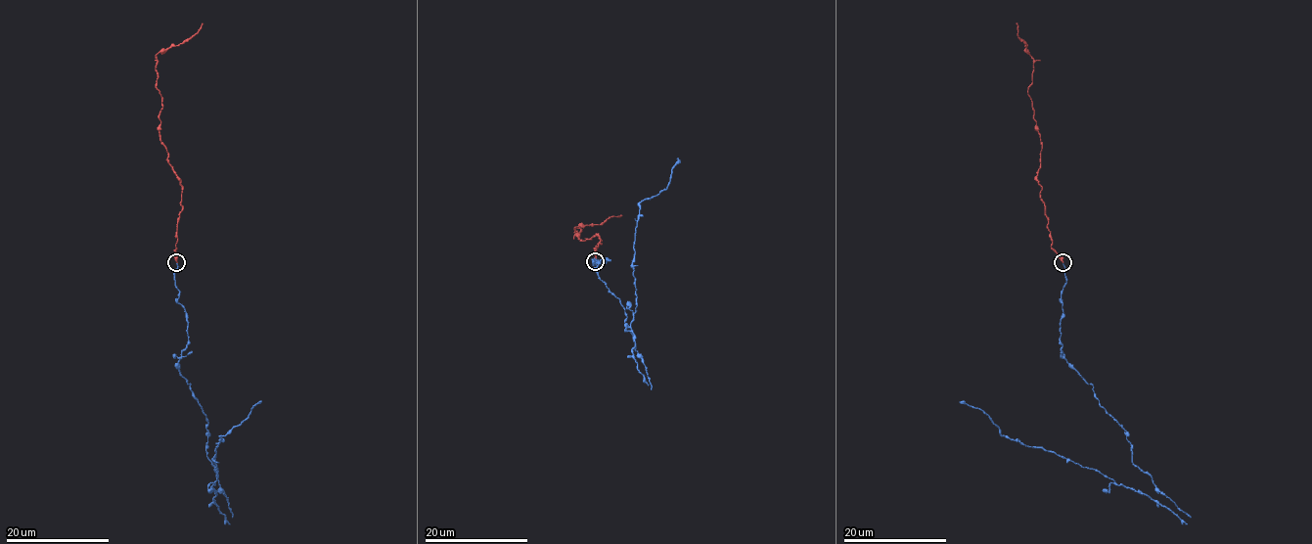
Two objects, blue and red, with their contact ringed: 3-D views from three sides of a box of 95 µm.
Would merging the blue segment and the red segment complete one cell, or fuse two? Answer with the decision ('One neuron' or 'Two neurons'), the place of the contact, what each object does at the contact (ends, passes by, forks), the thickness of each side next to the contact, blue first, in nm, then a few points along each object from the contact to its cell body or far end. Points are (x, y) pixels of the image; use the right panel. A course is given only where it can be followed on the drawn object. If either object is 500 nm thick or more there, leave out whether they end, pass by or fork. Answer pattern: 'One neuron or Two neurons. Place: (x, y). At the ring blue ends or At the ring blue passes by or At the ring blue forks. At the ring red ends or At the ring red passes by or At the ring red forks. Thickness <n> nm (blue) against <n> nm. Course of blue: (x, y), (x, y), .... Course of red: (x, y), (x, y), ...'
One neuron. Place: (1063, 262). At the ring blue ends. At the ring red ends. Thickness 140 nm (blue) against 320 nm. Course of blue: (1063, 262), (1066, 362), (1124, 429), (1136, 466), (1177, 515), (1092, 469), (1002, 436), (980, 409), (960, 401). Course of red: (1063, 262), (1051, 246), (1036, 172), (1040, 140), (1027, 93), (1032, 58), (1018, 36), (1016, 23)

